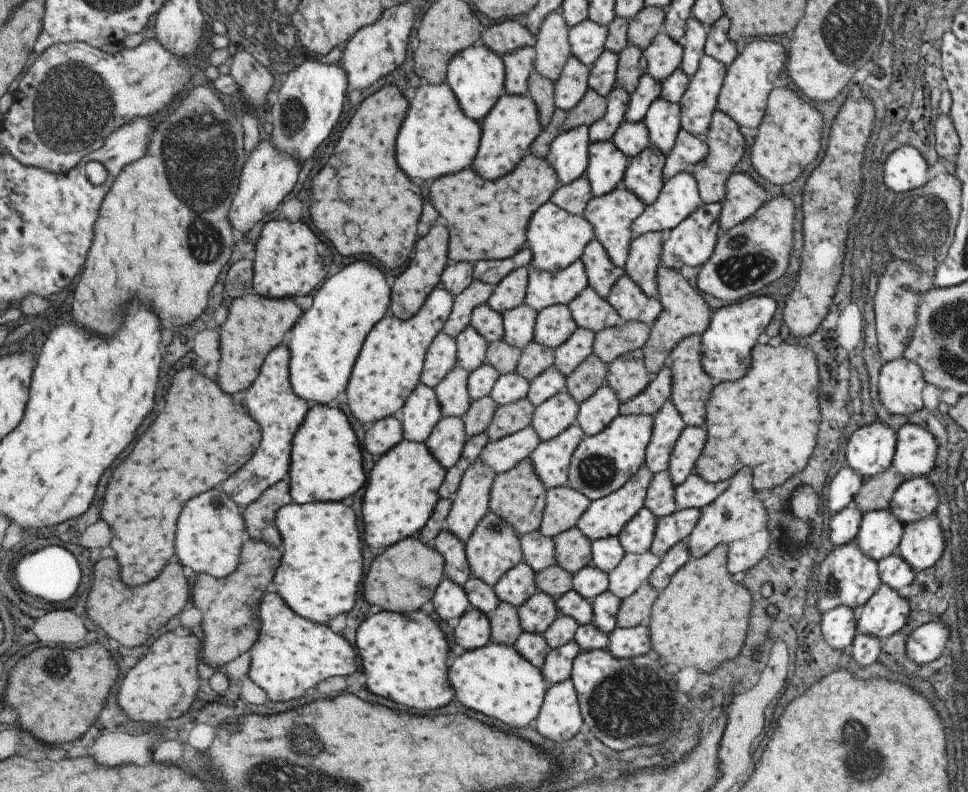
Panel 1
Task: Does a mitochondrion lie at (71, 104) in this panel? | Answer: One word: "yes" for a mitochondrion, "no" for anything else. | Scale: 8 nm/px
yes

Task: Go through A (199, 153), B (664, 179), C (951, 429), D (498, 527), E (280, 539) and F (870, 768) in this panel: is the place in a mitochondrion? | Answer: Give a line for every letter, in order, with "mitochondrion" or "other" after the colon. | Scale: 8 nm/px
A: mitochondrion
B: other
C: other
D: mitochondrion
E: other
F: mitochondrion

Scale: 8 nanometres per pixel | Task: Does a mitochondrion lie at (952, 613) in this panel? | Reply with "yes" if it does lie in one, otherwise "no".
no

